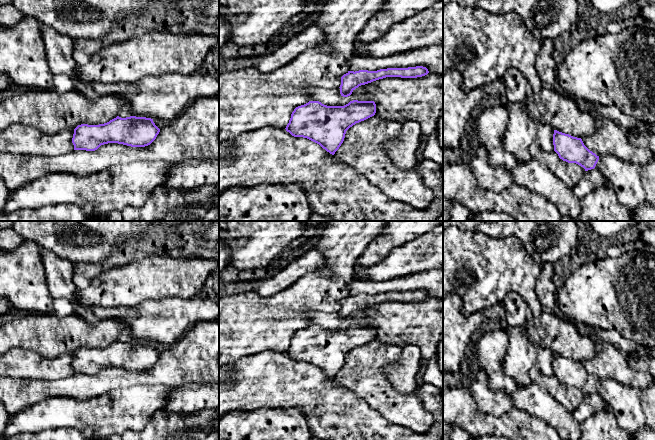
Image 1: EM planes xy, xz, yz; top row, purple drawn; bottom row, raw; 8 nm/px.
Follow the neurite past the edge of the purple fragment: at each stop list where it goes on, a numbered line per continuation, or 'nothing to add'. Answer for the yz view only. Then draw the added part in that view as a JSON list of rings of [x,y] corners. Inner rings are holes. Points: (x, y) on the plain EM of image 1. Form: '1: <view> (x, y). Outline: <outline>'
1: yz (634, 408). Outline: [[[627,356],[627,362],[633,369],[649,373],[652,382],[646,388],[632,388],[602,379],[597,393],[612,408],[619,425],[630,434],[643,428],[655,430],[655,357]]]

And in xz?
nothing to add

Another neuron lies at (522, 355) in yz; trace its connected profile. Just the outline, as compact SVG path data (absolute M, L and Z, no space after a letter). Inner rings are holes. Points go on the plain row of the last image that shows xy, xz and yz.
M512 327L508 332L509 341L503 359L503 373L512 378L517 386L532 384L530 371L536 366L540 348L528 339L525 328Z

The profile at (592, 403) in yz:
M594 392L585 395L584 400L572 412L572 415L575 420L577 420L579 423L582 423L596 412L600 410L606 410L608 407L609 405L601 398L601 396L597 392Z

